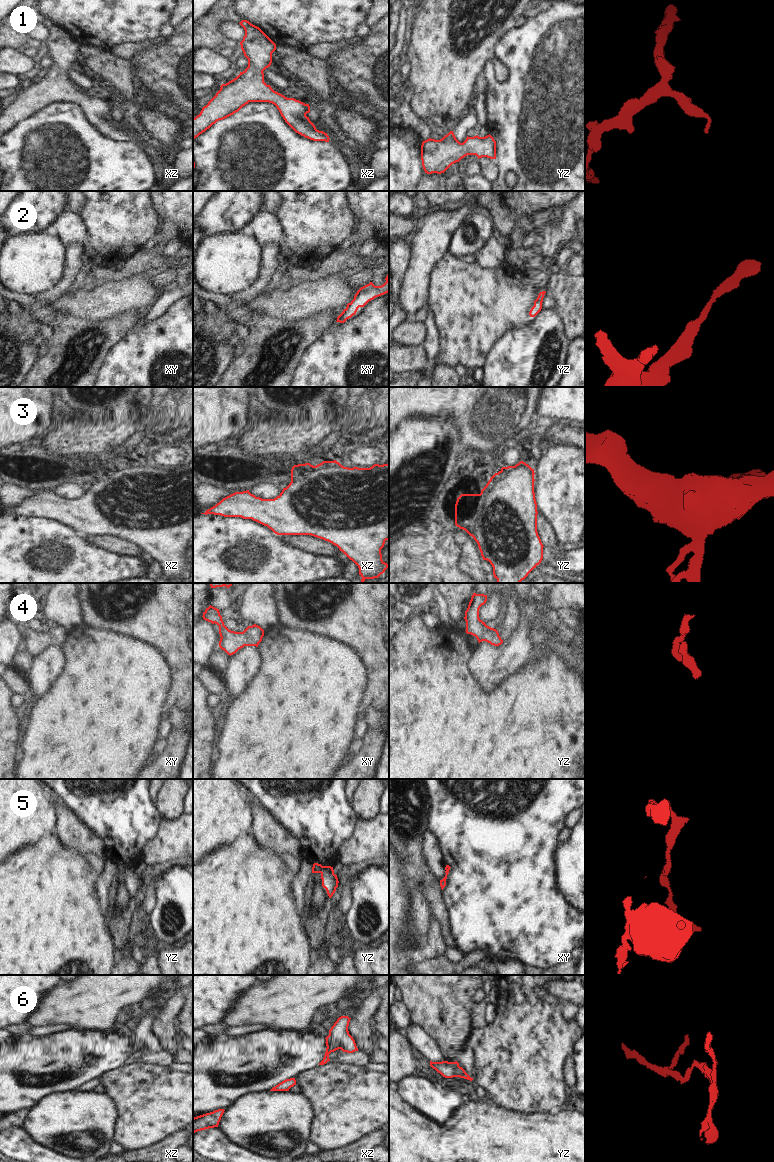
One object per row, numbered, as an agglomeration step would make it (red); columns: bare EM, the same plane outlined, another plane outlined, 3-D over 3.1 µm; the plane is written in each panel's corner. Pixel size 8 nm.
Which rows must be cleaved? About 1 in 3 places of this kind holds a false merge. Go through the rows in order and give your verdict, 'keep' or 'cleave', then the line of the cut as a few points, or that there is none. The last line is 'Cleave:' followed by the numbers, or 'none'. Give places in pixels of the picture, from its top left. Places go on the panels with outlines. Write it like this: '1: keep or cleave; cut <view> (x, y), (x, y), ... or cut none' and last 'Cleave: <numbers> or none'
1: keep; cut none
2: keep; cut none
3: keep; cut none
4: keep; cut none
5: keep; cut none
6: cleave; cut xz (328, 1035), (340, 1048)
Cleave: 6

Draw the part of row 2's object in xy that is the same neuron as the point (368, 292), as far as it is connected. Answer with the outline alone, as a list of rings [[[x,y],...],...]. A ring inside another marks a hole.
[[[389,274],[386,282],[381,286],[375,286],[372,282],[361,287],[354,296],[354,299],[347,304],[347,307],[337,317],[336,322],[344,323],[347,319],[356,314],[359,307],[364,307],[369,301],[389,292]]]

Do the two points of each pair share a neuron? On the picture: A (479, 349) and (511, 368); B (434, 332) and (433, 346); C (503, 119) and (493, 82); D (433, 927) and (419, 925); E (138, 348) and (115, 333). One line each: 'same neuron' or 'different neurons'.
A: different neurons
B: same neuron
C: same neuron
D: different neurons
E: different neurons

